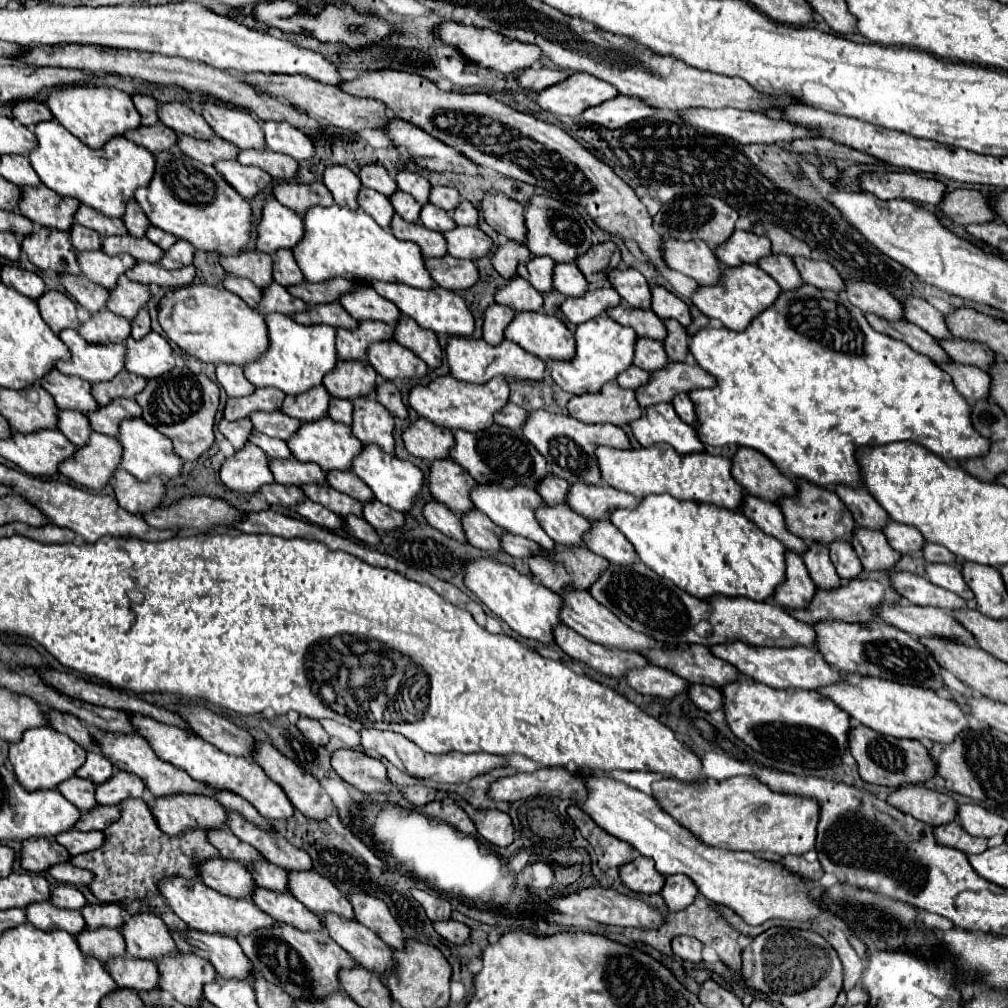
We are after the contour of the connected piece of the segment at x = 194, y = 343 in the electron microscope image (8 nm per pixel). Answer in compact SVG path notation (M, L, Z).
M190 284L176 288L174 292L170 290L160 300L158 320L166 336L186 354L214 366L250 364L262 358L262 352L266 352L270 346L266 318L226 288L220 290L206 284Z

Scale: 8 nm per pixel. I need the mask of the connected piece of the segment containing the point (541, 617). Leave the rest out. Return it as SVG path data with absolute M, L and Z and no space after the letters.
M478 560L470 562L464 572L464 584L496 614L500 616L514 632L524 638L538 640L542 644L554 642L554 628L562 622L562 596L544 588L542 584L532 582L528 576L518 574L514 568L494 562L494 560Z

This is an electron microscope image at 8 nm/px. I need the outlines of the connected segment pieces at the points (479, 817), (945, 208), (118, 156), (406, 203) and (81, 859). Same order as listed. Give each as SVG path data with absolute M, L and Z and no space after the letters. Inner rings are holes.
M474 810L472 822L480 836L484 836L490 844L496 846L508 846L514 840L514 828L512 820L506 812L500 810Z
M952 190L946 192L940 204L940 212L956 224L968 226L974 222L994 220L994 212L986 194L978 190Z
M58 120L38 124L34 134L38 138L38 148L30 152L28 158L42 184L60 196L70 196L86 206L92 206L104 216L122 218L126 204L134 200L134 192L142 186L148 186L154 178L156 158L146 148L126 140L124 136L118 136L102 148L92 150L70 134Z
M398 190L396 196L390 198L390 202L392 202L396 214L400 214L406 222L418 222L418 218L420 218L420 208L422 208L422 206L420 206L410 194Z
M138 798L138 800L124 800L120 806L122 806L120 820L104 830L106 840L108 840L104 844L104 848L100 848L98 852L88 852L88 854L70 858L70 862L74 866L84 868L84 870L88 868L90 872L94 872L94 884L90 884L90 890L100 902L118 902L118 900L124 900L124 898L144 900L144 898L156 896L156 894L160 894L158 882L162 882L164 878L170 878L170 876L182 876L182 878L188 878L188 880L198 878L198 866L202 862L212 860L212 858L220 858L220 852L208 842L206 832L190 832L190 836L182 836L182 838L166 836L158 828L148 804L142 798Z

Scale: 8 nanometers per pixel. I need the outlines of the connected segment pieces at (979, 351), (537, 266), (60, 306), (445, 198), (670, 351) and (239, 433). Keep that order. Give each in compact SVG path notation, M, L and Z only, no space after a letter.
M940 340L942 348L948 352L948 356L958 362L958 364L970 364L976 366L984 372L990 372L990 368L994 366L996 354L986 346L986 344L974 344L974 342L966 342L966 340Z
M536 256L526 264L528 282L542 294L554 290L554 260L546 256Z
M50 290L36 304L40 308L40 314L42 314L44 322L56 334L60 334L66 328L78 330L80 324L82 324L78 320L78 314L76 314L76 304L66 294L62 294L62 292Z
M434 186L430 192L430 204L444 208L446 212L454 212L454 208L460 204L460 194L454 188Z
M666 320L664 322L668 328L668 336L664 340L664 348L666 354L672 362L684 362L688 356L688 334L686 328L682 324L678 324L676 320Z
M246 418L246 420L238 420L238 422L228 422L228 420L222 420L220 422L220 432L230 440L230 444L236 448L236 450L242 450L244 444L248 442L250 434L252 434L252 422Z

